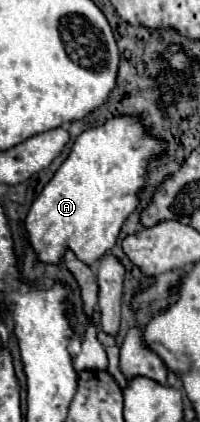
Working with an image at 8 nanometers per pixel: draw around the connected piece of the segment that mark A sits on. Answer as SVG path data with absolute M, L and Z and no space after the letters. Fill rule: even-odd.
M127 116L113 118L103 126L85 130L75 140L69 158L61 164L61 168L55 172L51 182L37 196L25 218L29 244L35 250L37 260L45 264L61 264L65 260L67 250L71 250L87 266L101 260L107 254L107 250L115 246L115 240L119 236L125 218L137 206L137 192L145 184L147 162L157 158L157 154L161 154L163 150L165 150L165 142L147 136L145 128L139 124L139 118L127 118Z

